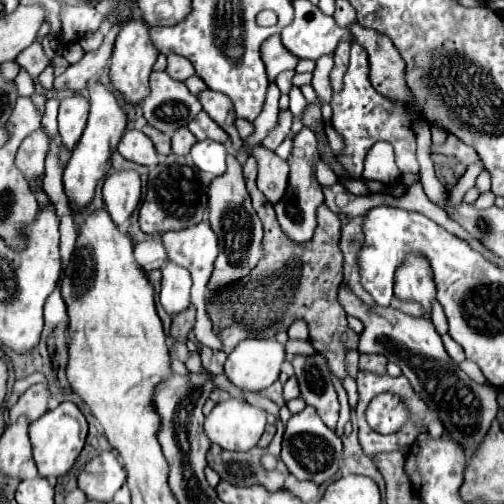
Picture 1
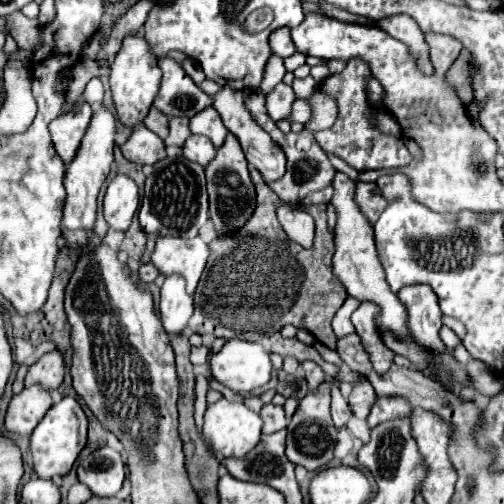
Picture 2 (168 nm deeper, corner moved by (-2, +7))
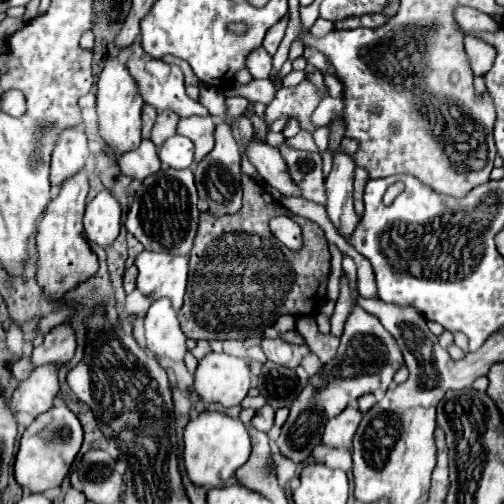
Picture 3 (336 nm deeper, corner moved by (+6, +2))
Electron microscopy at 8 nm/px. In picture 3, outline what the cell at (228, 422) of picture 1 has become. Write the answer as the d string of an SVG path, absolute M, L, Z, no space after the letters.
M206 411L198 419L190 421L184 429L184 469L188 479L196 487L212 489L222 487L240 465L248 461L250 455L250 437L246 425L240 419L232 419L218 411Z

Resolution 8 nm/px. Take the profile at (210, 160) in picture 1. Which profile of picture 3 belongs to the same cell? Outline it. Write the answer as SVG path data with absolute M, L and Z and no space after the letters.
M172 135L158 149L158 157L172 169L188 169L194 165L194 145L188 137Z

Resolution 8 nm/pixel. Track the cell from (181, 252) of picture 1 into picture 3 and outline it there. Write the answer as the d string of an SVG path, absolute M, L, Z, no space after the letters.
M142 251L136 257L136 267L138 267L136 289L142 291L142 295L154 299L168 297L176 311L182 307L188 277L186 257Z

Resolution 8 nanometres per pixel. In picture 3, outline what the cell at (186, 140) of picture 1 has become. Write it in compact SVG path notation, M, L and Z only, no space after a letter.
M162 111L162 113L158 113L156 123L154 123L154 127L152 127L152 137L150 137L152 143L154 143L156 147L160 147L168 137L172 137L172 135L176 133L178 121L180 121L180 117L178 117L176 113L172 113L172 111Z

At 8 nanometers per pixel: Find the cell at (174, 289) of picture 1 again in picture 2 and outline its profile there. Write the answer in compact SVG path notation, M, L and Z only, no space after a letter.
M168 276L162 284L160 298L160 318L168 334L180 334L186 330L186 324L194 312L194 300L186 292L182 276Z

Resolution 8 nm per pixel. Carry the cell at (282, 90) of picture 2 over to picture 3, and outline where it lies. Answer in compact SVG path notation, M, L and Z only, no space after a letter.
M252 79L248 85L235 84L231 89L226 90L224 95L226 98L242 96L248 101L260 101L260 103L268 105L274 99L276 89L270 79Z

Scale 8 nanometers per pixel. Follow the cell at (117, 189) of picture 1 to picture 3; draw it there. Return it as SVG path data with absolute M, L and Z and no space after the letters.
M110 191L98 193L84 213L84 233L94 245L108 247L118 237L120 231L120 205L110 195Z

